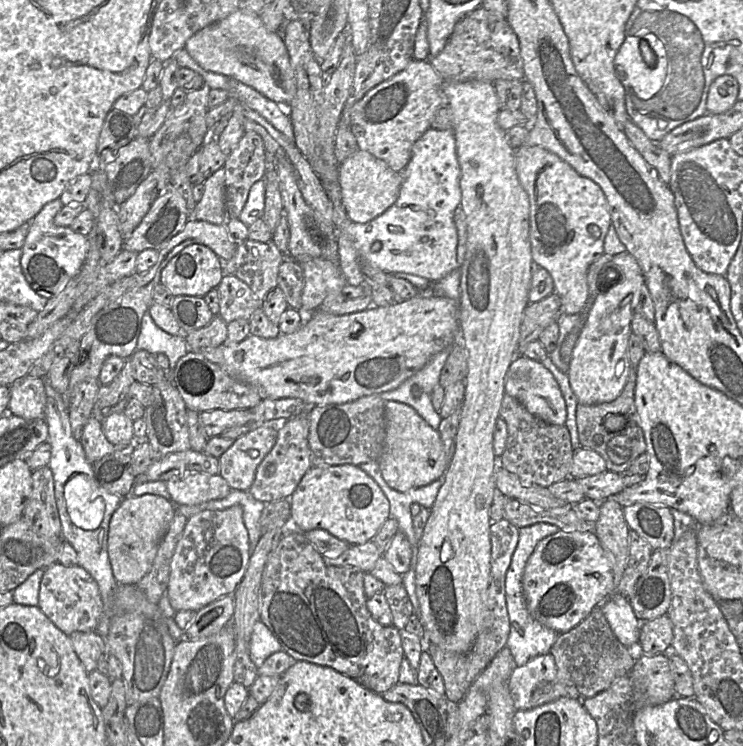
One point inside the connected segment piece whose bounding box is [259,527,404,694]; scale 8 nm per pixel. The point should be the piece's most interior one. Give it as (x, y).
(317, 612)

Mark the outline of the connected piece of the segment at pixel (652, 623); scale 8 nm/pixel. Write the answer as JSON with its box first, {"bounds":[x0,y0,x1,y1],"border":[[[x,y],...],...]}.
{"bounds":[639,614,673,655],"border":[[[664,614],[641,625],[639,643],[643,654],[655,655],[671,651],[673,641],[673,624]]]}

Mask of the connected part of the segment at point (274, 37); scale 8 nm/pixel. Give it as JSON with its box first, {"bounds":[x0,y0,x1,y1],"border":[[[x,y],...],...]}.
{"bounds":[184,7,296,108],"border":[[[243,7],[197,31],[187,40],[184,49],[203,69],[238,80],[284,108],[289,106],[296,94],[295,72],[281,31],[268,30],[260,14],[246,11]]]}

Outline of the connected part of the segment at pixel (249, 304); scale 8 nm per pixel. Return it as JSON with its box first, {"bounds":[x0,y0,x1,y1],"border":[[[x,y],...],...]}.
{"bounds":[217,274,261,324],"border":[[[224,274],[217,287],[219,293],[219,312],[228,324],[243,318],[249,320],[253,312],[261,306],[249,286],[234,275]]]}

